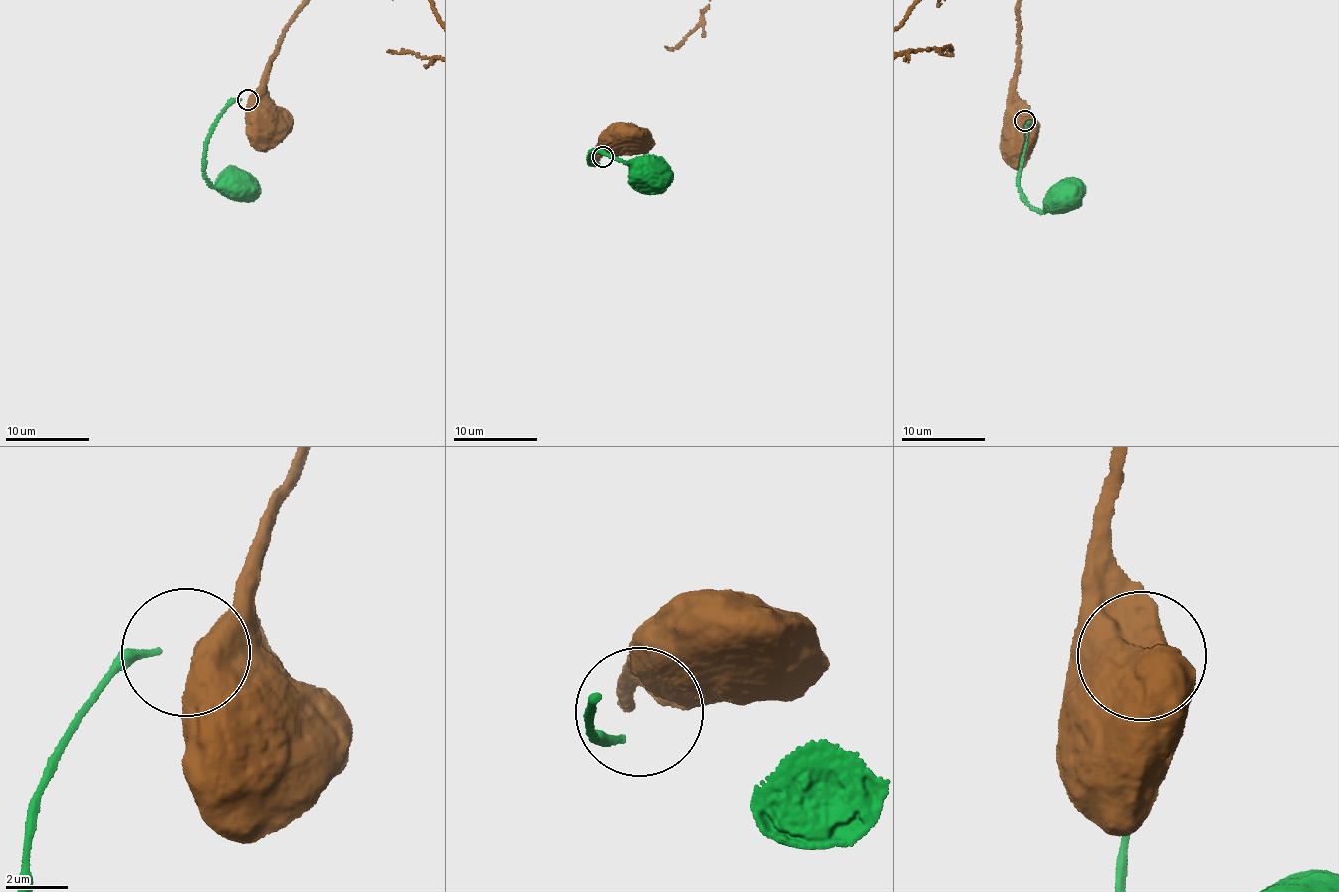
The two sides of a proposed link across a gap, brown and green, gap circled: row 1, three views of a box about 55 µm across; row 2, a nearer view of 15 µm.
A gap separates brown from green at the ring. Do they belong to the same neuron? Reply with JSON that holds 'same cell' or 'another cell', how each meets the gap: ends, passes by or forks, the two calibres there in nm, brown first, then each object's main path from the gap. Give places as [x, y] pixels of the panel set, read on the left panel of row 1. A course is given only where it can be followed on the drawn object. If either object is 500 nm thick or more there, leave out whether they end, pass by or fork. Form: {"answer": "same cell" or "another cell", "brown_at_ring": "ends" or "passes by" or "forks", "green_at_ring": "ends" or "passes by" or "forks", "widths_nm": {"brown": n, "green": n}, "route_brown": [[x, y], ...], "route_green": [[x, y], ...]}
{"answer": "another cell", "widths_nm": {"brown": 750, "green": 240}, "route_brown": [[252, 100], [262, 108], [266, 120]], "route_green": [[241, 99], [225, 109], [208, 138], [204, 167], [212, 185], [220, 186], [228, 180], [239, 182]]}

